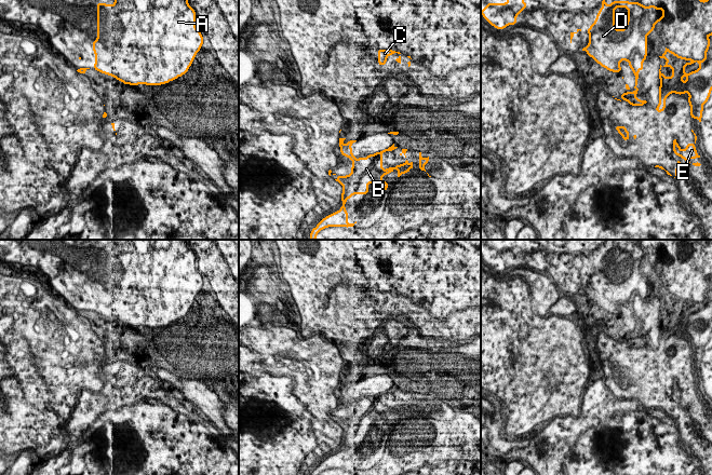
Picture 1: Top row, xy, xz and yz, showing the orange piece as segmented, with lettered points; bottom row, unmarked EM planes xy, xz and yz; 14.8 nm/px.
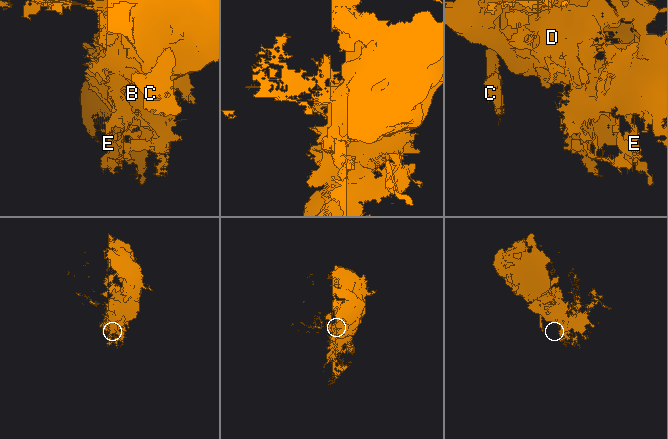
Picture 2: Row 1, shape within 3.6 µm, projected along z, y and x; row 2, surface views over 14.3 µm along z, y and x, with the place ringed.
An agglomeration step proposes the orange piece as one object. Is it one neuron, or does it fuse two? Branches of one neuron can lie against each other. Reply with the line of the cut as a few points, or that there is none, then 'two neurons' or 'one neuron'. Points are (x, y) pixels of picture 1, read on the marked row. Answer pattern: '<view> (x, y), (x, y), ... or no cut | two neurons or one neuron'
no cut | one neuron

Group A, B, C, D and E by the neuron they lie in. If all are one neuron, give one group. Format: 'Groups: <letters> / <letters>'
Groups: A B C D E

